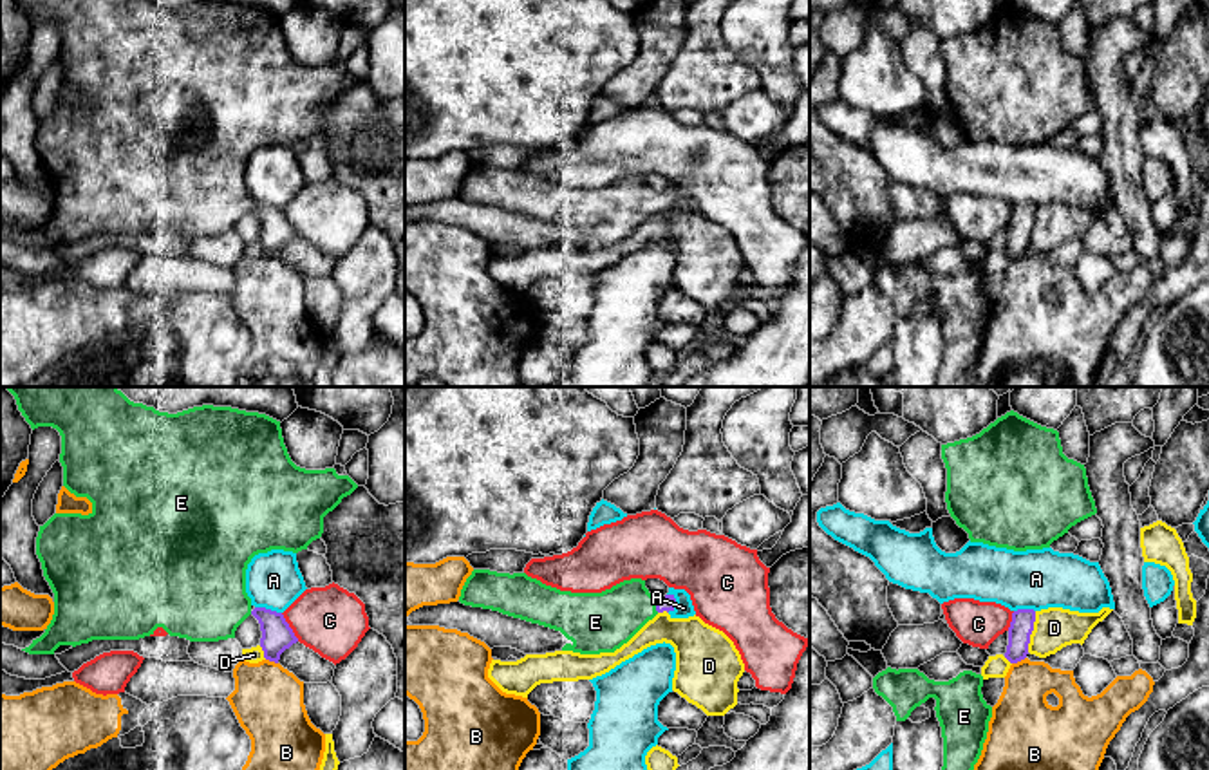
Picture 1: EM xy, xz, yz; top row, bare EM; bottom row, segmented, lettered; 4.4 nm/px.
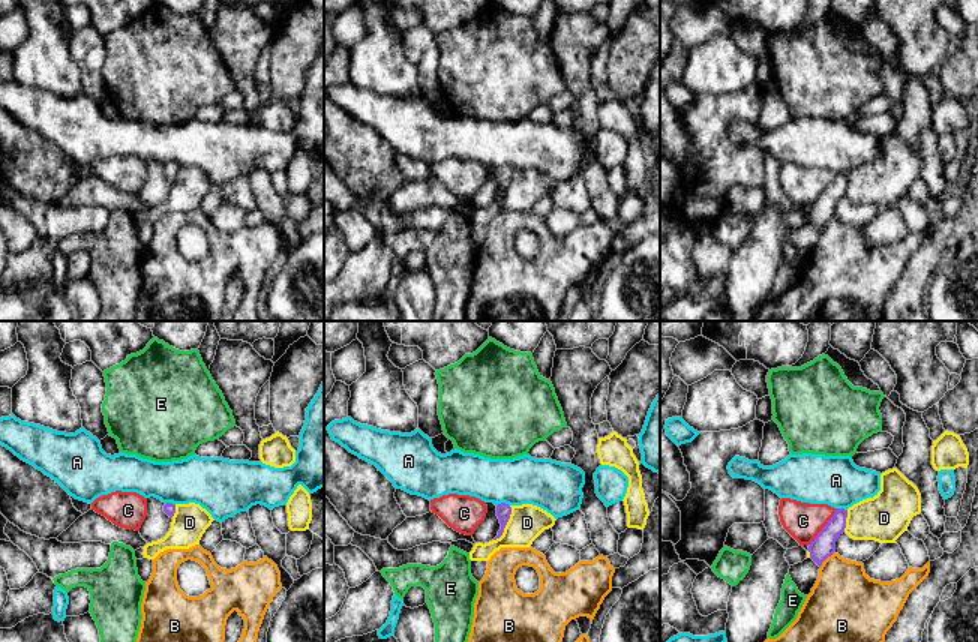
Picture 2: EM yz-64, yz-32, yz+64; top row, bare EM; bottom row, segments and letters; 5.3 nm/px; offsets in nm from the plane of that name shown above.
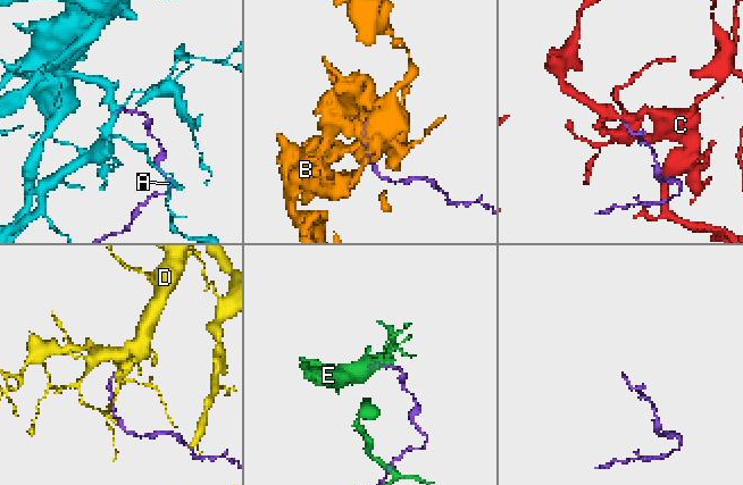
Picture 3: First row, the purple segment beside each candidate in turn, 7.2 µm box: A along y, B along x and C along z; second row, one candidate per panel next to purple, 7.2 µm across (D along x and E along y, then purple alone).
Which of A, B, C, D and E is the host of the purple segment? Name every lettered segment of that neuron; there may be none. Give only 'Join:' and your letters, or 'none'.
Join: E

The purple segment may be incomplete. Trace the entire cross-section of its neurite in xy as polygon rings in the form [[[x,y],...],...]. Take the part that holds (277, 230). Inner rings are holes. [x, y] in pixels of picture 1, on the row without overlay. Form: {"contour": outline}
{"contour": [[[255,202],[251,210],[260,219],[260,242],[264,246],[264,253],[278,258],[280,249],[293,239],[296,239],[298,233],[295,231],[293,224],[289,222],[282,208],[266,202]]]}

